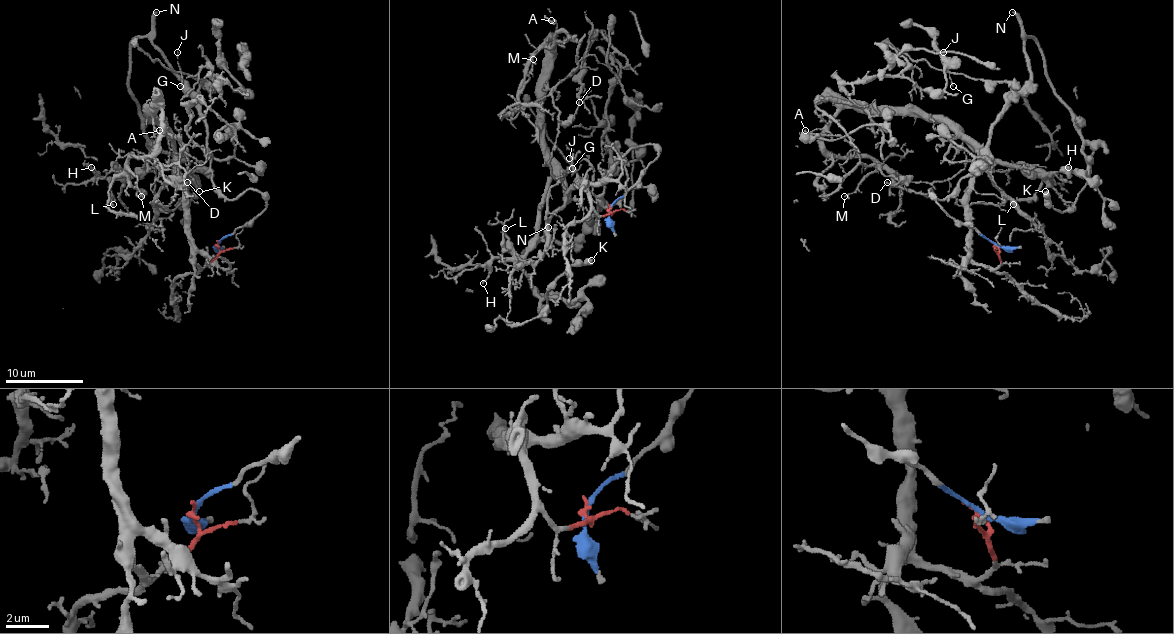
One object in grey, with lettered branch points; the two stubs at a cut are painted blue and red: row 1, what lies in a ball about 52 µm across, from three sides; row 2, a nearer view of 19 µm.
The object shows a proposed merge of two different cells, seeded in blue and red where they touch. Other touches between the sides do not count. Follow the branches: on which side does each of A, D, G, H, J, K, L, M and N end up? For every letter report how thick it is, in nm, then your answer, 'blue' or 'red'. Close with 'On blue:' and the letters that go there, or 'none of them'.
A: 160 nm thick; red
D: 110 nm thick; red
G: 110 nm thick; blue
H: 160 nm thick; red
J: 110 nm thick; blue
K: 600 nm thick; blue
L: 240 nm thick; red
M: 180 nm thick; red
N: 340 nm thick; blue
On blue: G, J, K, N

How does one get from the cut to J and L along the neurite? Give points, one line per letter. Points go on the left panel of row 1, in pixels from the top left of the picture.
J: (217, 243), (265, 199), (246, 189), (228, 199), (211, 179), (205, 80), (184, 74), (178, 51)
L: (217, 243), (219, 253), (207, 265), (192, 259), (186, 187), (164, 135), (129, 179), (110, 181), (114, 205)

